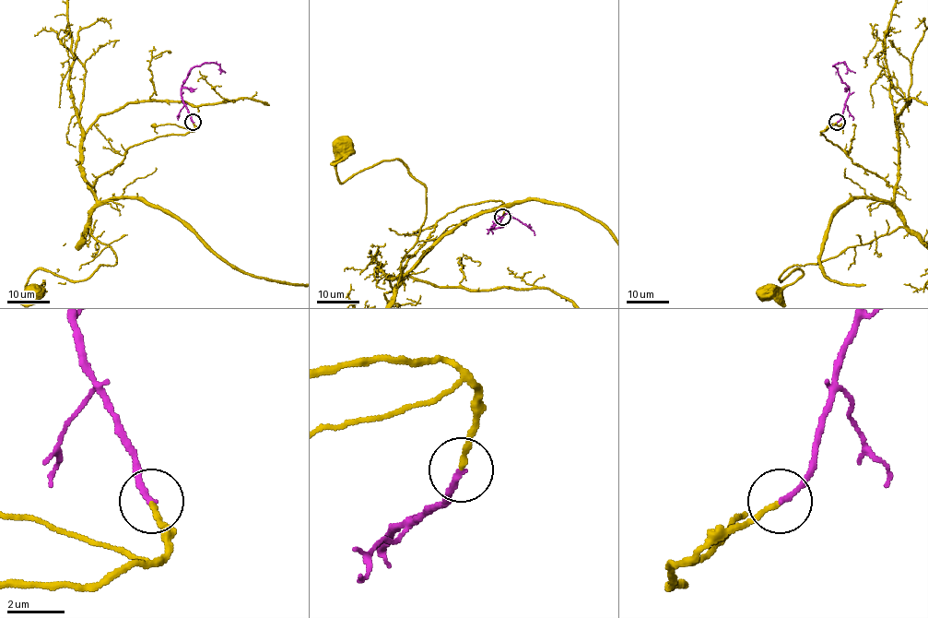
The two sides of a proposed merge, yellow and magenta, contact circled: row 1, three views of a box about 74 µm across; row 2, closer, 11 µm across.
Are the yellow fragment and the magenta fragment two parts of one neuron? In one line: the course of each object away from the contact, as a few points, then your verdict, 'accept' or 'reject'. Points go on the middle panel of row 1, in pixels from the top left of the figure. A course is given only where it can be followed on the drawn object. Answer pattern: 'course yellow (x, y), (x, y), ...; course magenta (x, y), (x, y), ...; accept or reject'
course yellow (502, 216), (494, 200), (447, 213), (398, 283), (426, 188), (399, 160), (341, 182), (341, 147); course magenta (502, 217), (491, 229), (499, 219), (509, 213), (534, 231), (534, 235); accept

